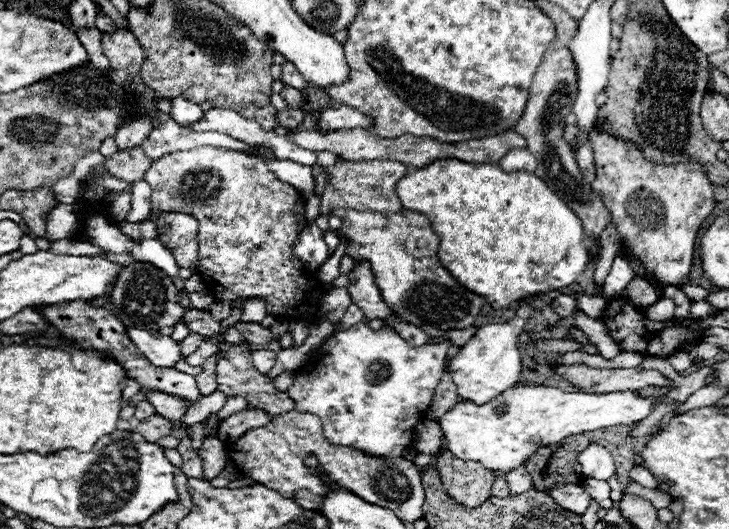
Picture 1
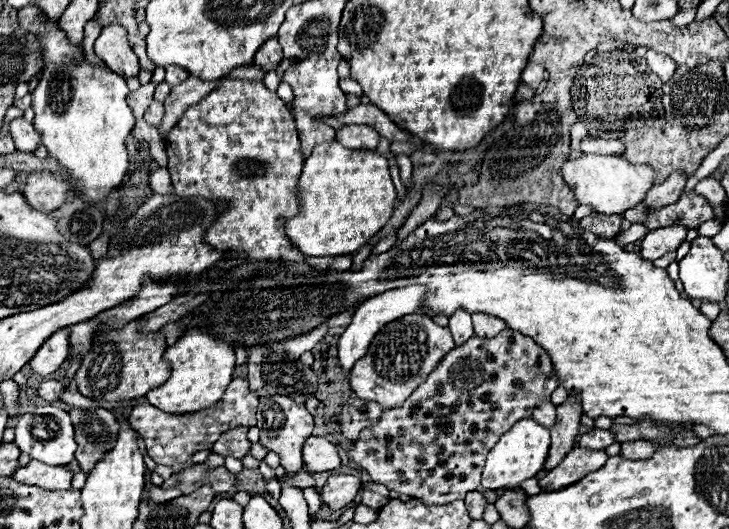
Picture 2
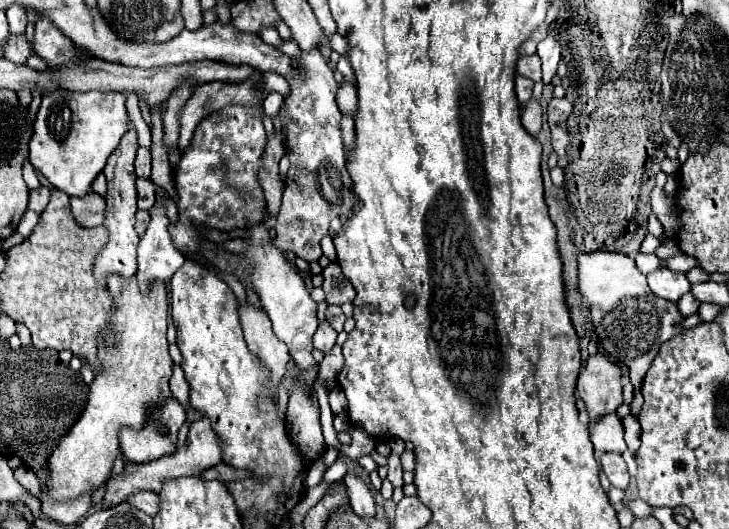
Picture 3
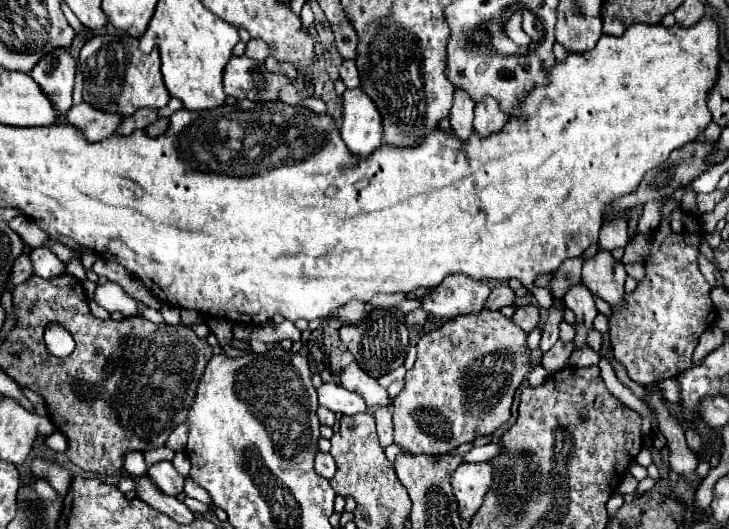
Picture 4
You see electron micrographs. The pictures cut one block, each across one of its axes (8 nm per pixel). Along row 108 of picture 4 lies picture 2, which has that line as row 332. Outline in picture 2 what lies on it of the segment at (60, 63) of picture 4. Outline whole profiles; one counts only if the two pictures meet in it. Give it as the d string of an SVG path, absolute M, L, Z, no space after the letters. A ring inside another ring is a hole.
M70 328L58 330L38 348L34 358L28 362L34 374L48 376L62 366L62 362L68 358L68 334L70 334Z

